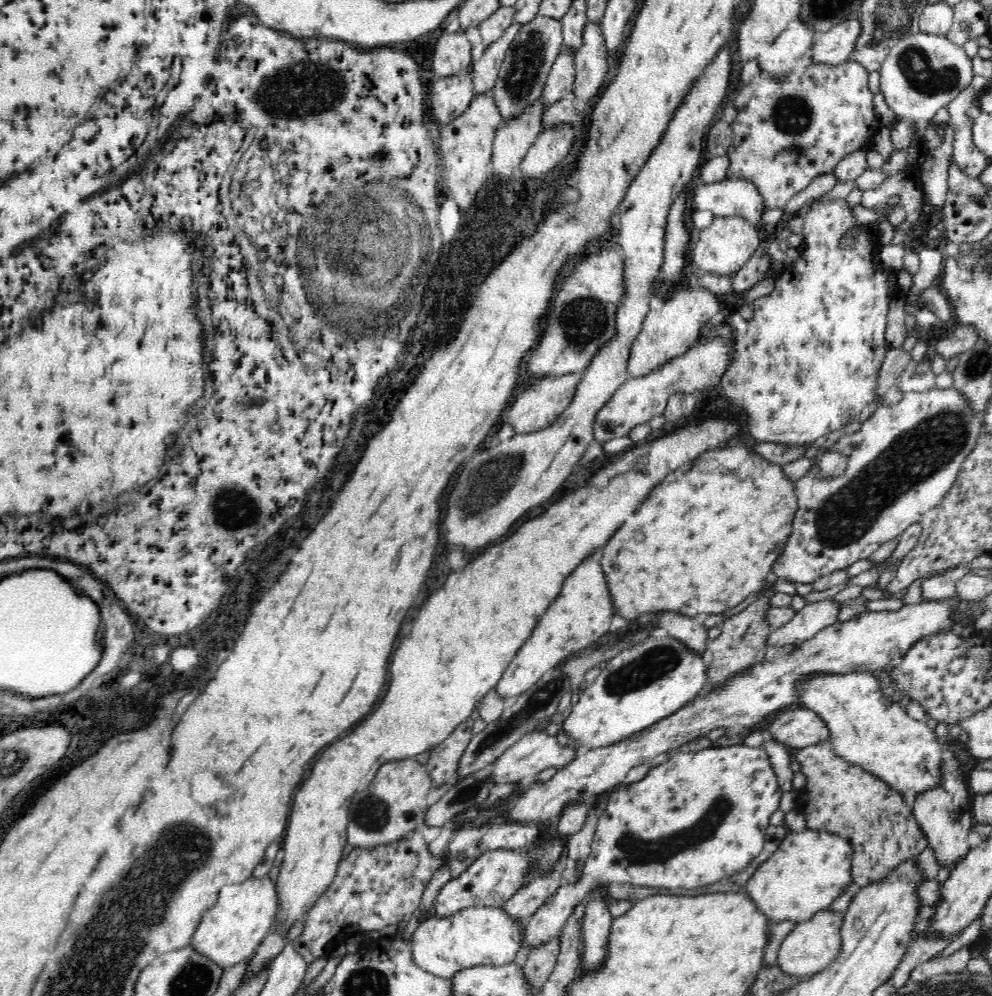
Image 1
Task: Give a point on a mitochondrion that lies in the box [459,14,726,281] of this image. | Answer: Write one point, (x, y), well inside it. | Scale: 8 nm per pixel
(525, 63)

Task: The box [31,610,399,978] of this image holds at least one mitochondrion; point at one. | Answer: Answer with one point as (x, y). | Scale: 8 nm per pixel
(371, 813)

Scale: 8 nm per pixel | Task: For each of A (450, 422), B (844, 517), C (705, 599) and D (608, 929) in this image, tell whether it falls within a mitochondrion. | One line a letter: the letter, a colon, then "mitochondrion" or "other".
A: other
B: mitochondrion
C: other
D: other

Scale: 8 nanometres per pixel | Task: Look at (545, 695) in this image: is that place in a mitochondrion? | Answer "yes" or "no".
yes

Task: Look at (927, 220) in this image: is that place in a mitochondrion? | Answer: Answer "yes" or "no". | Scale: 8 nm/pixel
no

